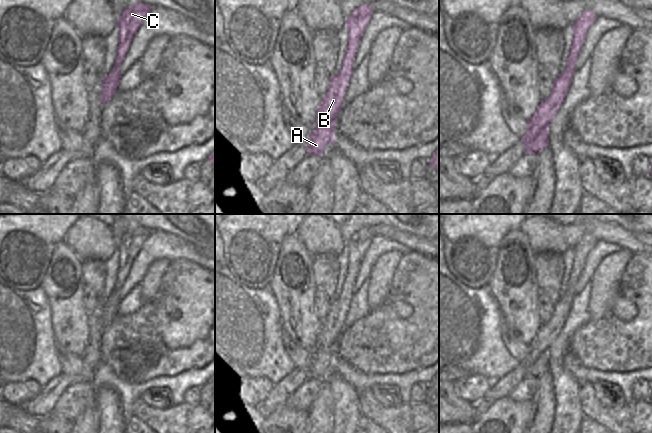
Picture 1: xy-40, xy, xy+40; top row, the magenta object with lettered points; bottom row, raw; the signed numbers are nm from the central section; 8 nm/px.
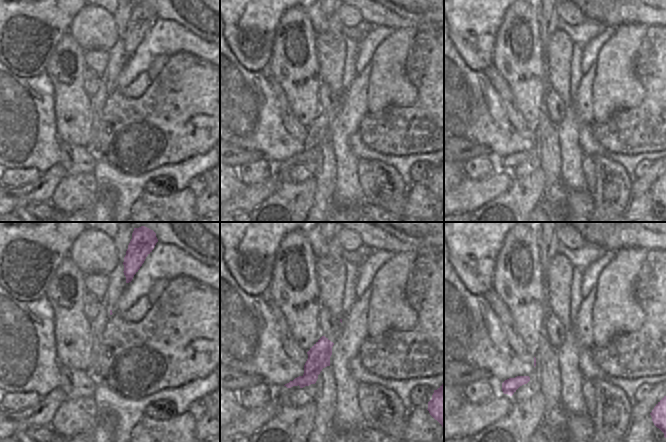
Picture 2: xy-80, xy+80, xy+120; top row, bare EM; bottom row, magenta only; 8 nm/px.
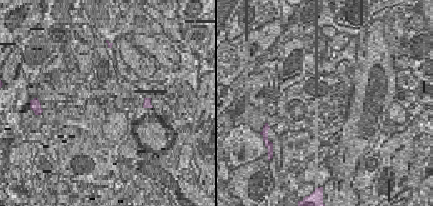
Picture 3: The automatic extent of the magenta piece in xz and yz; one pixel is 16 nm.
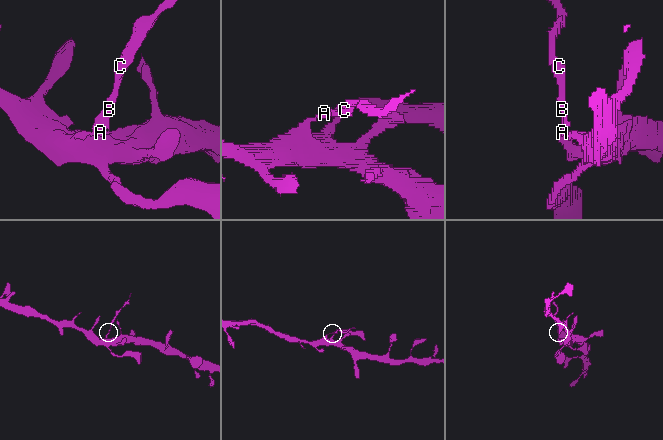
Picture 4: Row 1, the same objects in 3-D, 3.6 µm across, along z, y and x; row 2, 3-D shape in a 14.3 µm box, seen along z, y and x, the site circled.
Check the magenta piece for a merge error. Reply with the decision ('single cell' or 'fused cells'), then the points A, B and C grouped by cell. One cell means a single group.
single cell | A B C

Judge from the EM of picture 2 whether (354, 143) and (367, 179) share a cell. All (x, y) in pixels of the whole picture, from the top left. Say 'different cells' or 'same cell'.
different cells

